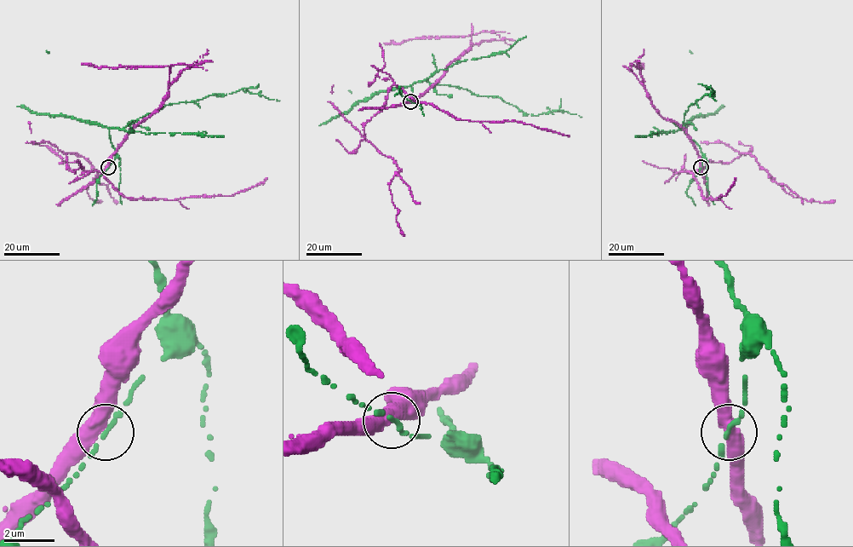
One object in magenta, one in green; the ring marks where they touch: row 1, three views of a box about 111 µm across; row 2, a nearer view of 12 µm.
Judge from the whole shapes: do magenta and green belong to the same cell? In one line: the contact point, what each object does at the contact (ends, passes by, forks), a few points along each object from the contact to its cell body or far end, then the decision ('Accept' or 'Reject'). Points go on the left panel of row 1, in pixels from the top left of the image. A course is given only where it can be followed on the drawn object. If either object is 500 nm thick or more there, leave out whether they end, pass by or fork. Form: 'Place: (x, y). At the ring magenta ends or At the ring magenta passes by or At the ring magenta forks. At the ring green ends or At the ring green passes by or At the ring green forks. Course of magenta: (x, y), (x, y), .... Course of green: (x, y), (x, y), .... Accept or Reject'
Place: (108, 167). At the ring magenta passes by. At the ring green ends. Course of magenta: (108, 167), (117, 146), (157, 109), (169, 84), (183, 70), (200, 62), (117, 67), (81, 63). Course of green: (109, 167), (115, 159), (111, 128), (123, 129), (167, 105), (242, 89), (279, 100). Accept

